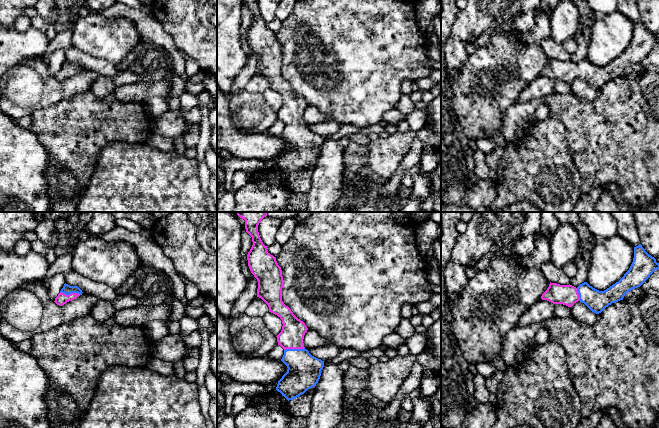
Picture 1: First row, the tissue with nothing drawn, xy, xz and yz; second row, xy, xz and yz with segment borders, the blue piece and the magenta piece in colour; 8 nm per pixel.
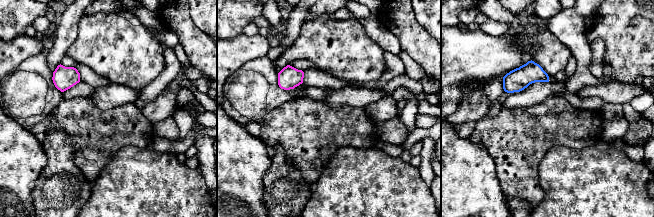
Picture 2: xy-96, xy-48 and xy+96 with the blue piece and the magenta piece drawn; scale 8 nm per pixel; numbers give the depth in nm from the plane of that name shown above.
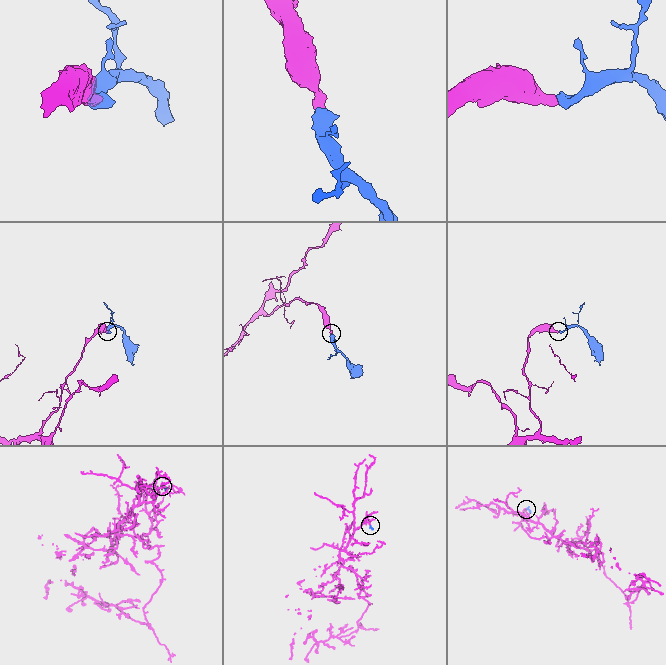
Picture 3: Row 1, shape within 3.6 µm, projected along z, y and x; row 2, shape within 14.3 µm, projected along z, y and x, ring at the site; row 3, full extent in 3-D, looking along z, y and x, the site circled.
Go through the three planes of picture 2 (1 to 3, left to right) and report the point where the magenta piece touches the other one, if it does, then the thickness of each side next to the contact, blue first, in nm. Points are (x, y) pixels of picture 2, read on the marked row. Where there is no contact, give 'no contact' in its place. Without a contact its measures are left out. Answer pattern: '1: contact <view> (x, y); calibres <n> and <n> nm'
1: no contact
2: no contact
3: no contact

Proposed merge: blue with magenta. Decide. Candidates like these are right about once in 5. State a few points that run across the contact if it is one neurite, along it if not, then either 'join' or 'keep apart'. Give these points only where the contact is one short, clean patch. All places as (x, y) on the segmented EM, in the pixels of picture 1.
xz (304, 370), (295, 356), (294, 349), (291, 336) | join

